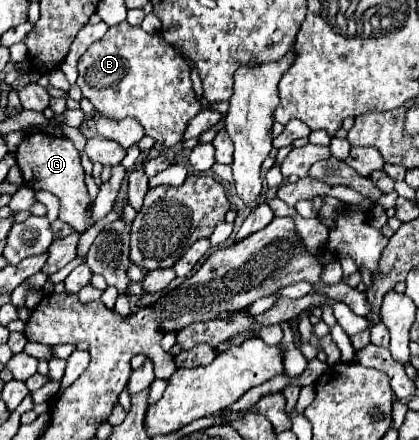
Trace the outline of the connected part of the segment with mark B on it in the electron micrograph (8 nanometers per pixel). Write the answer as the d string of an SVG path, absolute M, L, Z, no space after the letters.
M128 22L108 28L108 32L98 42L88 46L88 50L78 60L76 84L80 86L84 98L88 98L100 114L116 120L118 116L134 116L140 120L148 136L166 146L178 144L184 136L188 120L202 110L202 104L196 98L190 82L190 68L182 56L160 34L146 34L140 26L130 26Z

